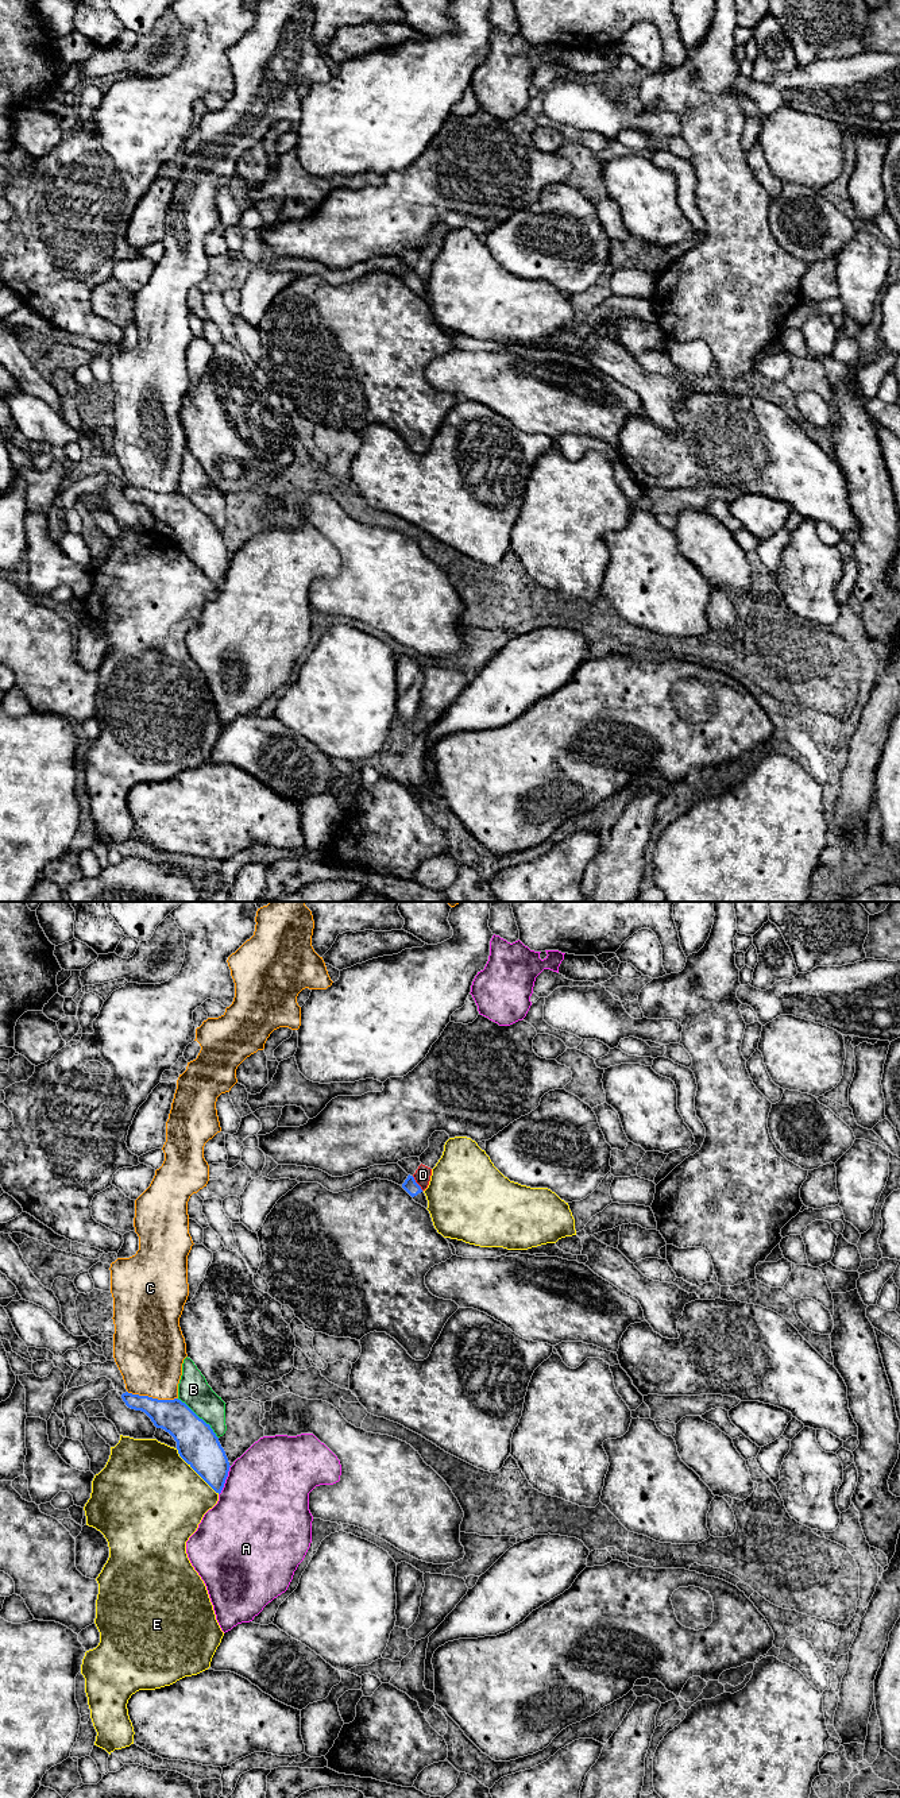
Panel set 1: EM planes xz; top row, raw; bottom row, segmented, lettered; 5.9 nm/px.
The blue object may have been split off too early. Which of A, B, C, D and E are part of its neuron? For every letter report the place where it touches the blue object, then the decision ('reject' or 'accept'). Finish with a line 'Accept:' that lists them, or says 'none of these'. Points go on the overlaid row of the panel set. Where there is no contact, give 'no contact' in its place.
A: contact xz (224, 1481); reject
B: contact xz (199, 1418); reject
C: contact xz (151, 1397); reject
D: contact xz (416, 1183); reject
E: contact xz (196, 1472); reject
Accept: none of these

